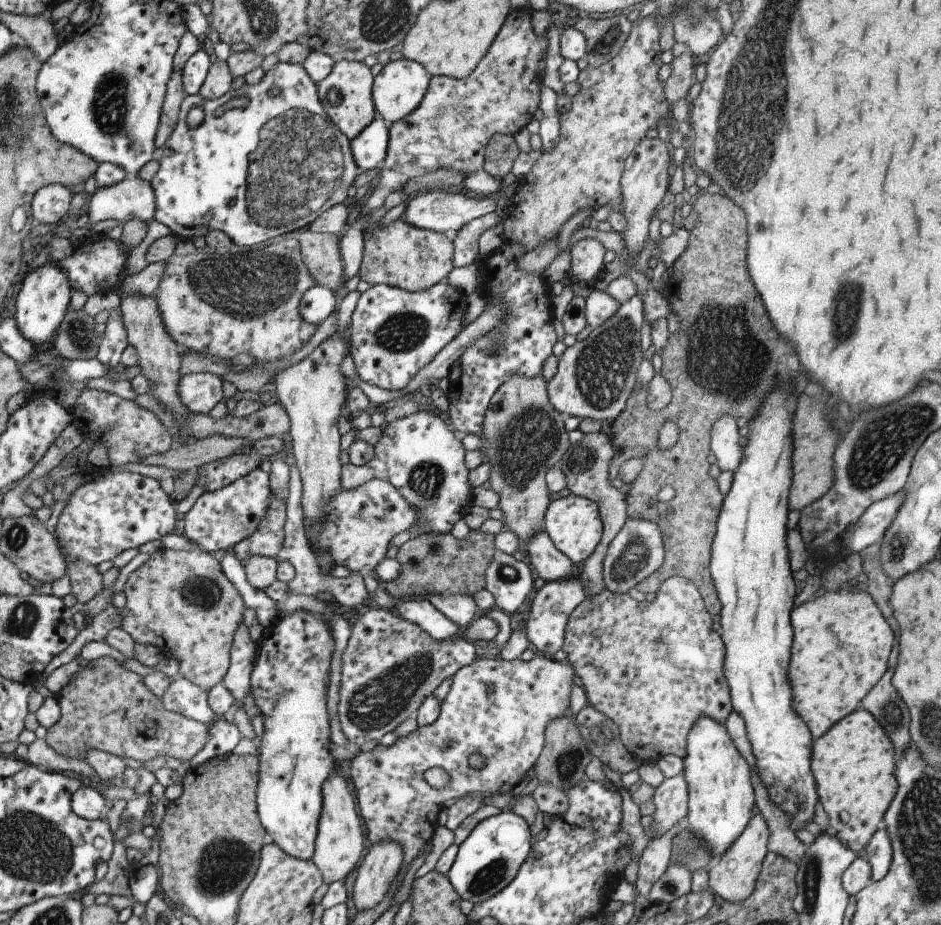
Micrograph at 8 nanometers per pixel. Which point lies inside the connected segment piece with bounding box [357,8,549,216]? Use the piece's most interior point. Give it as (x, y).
(449, 130)

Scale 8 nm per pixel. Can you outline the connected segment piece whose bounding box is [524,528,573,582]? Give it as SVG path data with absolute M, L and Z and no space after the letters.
M543 528L535 536L529 538L529 542L524 548L527 562L531 563L537 576L544 582L565 580L572 576L573 563L555 548Z

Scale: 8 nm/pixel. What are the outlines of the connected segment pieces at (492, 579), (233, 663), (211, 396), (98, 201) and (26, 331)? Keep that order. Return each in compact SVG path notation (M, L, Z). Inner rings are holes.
M494 548L491 562L485 568L484 589L503 612L517 612L531 590L535 590L527 562L517 561L511 554L499 552L497 548Z
M241 616L241 623L233 636L229 668L221 682L235 698L235 712L242 711L242 699L249 693L250 672L255 656L256 645L250 640L249 628L243 624Z
M209 372L184 374L177 384L177 396L187 410L207 415L223 400L221 383L217 375Z
M127 175L111 186L95 188L81 224L89 227L89 224L103 220L127 222L130 218L139 218L147 224L153 220L153 216L155 197L150 182Z
M47 257L42 265L35 267L23 278L20 290L13 299L17 332L33 346L50 346L53 334L57 332L69 306L70 291L63 270L57 266L57 260Z

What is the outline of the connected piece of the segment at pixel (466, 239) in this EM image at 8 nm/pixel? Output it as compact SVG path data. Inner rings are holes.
M494 213L483 214L479 218L470 220L458 231L452 234L453 254L451 257L453 267L469 266L479 253L479 236L483 230L491 228L496 223Z

